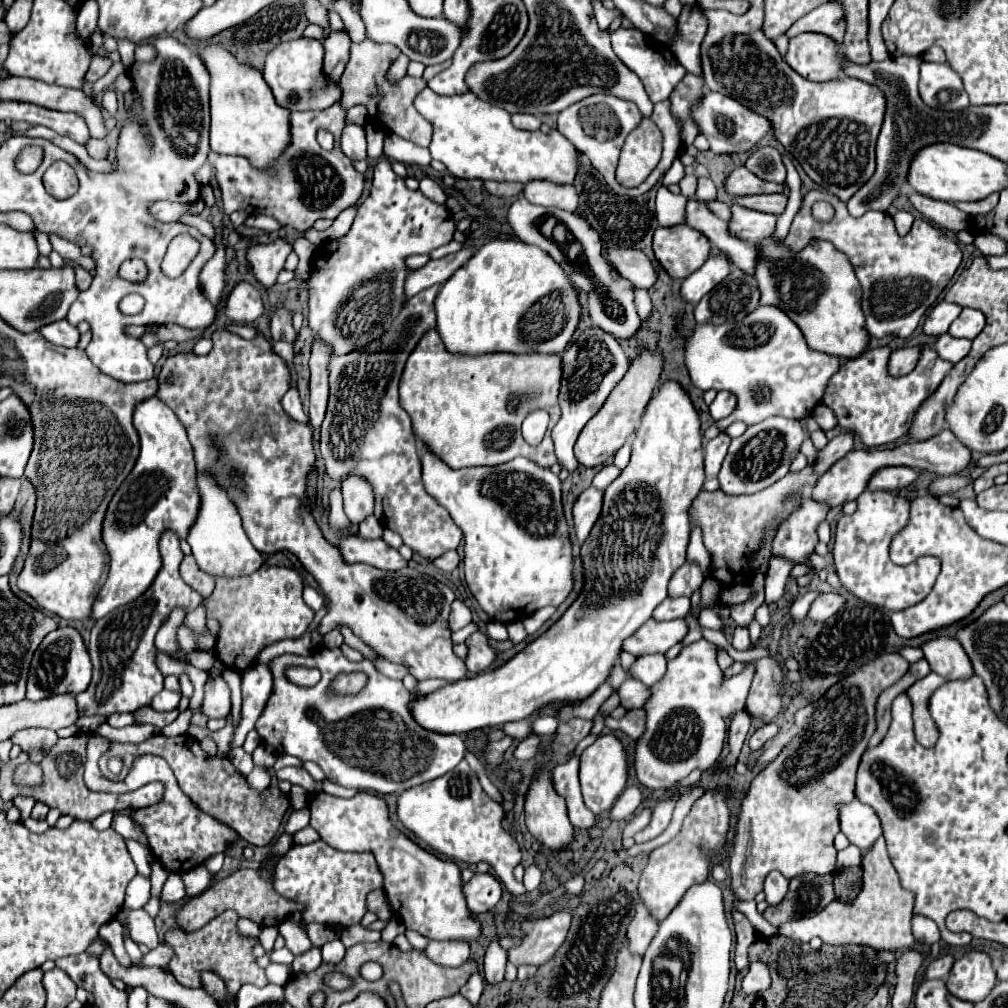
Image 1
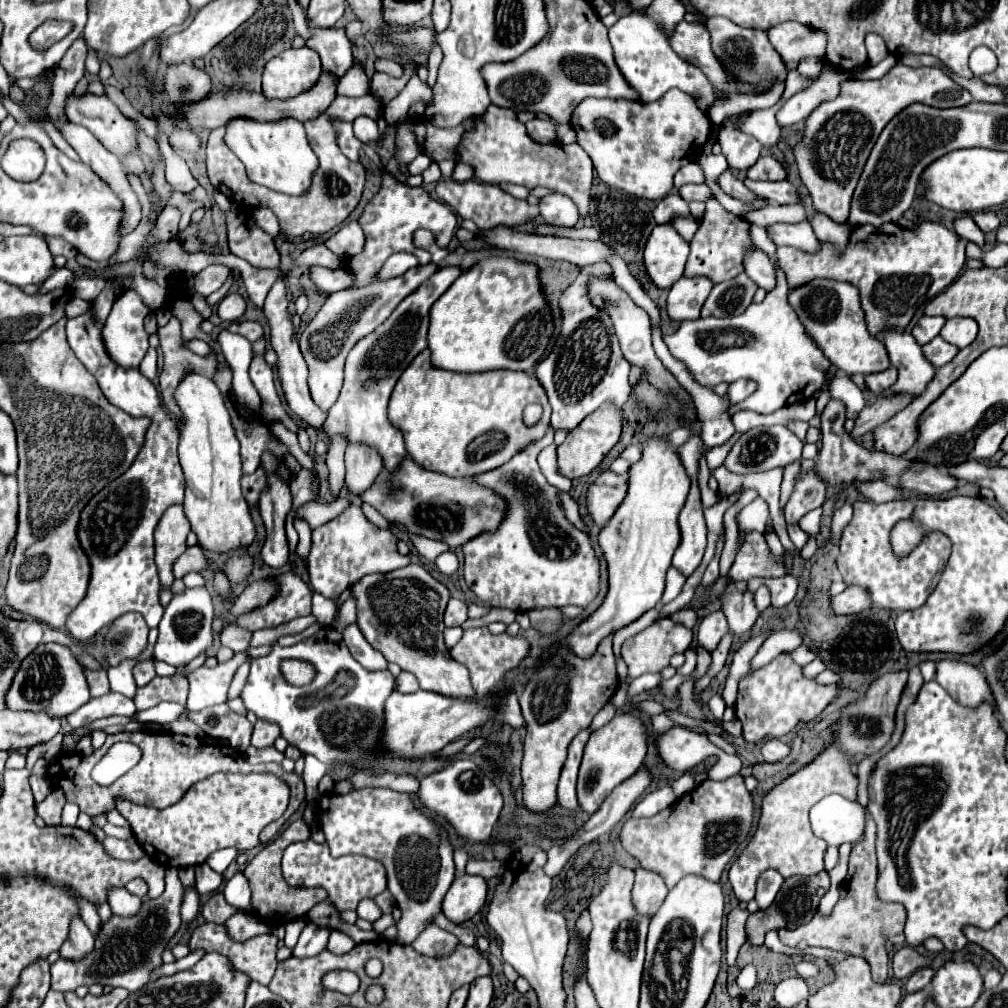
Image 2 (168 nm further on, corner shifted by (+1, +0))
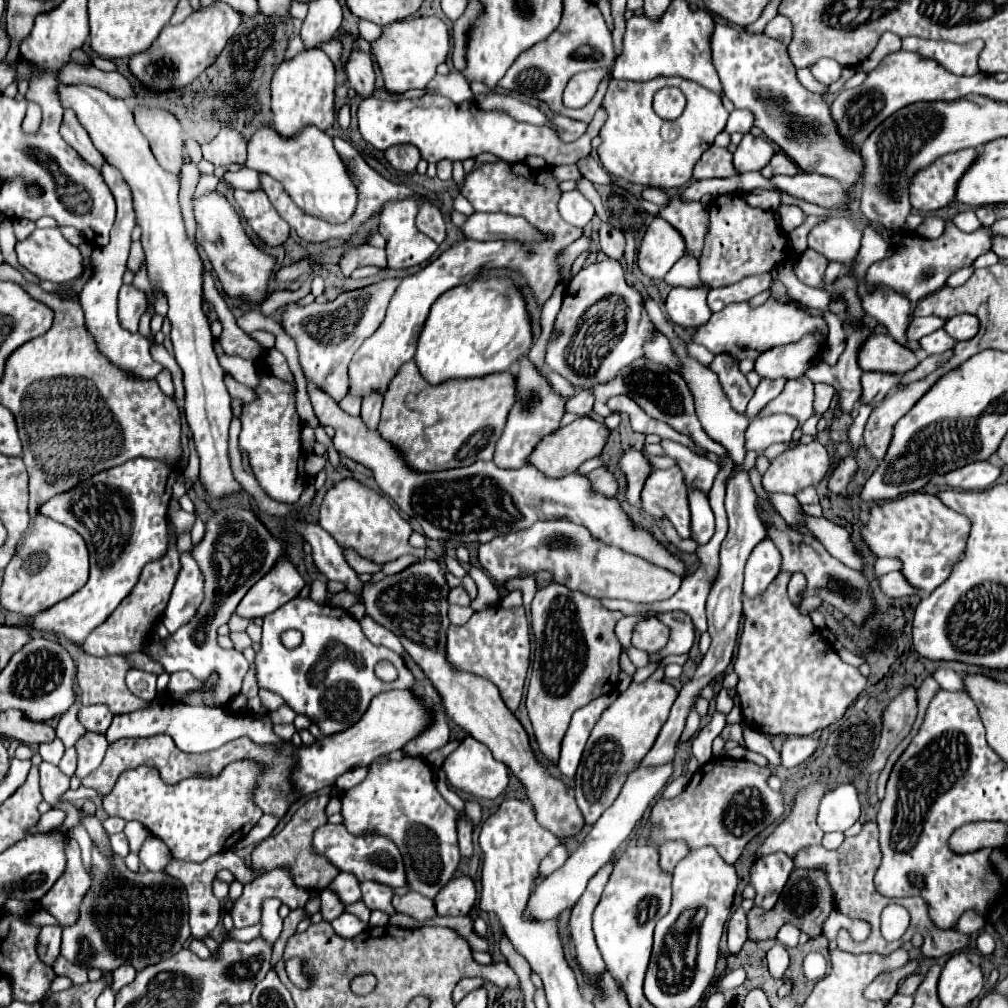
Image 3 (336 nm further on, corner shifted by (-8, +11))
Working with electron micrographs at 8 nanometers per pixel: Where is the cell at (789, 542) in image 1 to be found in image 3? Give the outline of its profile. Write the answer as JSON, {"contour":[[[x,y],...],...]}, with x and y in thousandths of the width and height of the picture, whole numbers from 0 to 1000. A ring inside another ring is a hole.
{"contour":[[[813,439],[791,441],[781,445],[765,457],[765,463],[757,471],[757,483],[765,489],[793,489],[799,483],[814,479],[822,467],[822,449]]]}

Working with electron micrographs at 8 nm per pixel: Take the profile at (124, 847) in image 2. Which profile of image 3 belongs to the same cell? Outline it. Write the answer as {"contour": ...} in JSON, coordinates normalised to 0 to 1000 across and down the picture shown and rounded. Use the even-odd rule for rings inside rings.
{"contour":[[[114,826],[114,828],[110,828],[110,840],[112,840],[112,844],[114,844],[118,850],[126,850],[126,846],[128,846],[128,836],[126,836],[124,826]]]}

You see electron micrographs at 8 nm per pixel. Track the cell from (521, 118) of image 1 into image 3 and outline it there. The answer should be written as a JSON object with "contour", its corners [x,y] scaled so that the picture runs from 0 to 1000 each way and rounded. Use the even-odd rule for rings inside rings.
{"contour":[[[551,114],[547,118],[547,122],[549,122],[549,128],[553,130],[555,138],[559,138],[561,142],[566,142],[566,140],[574,138],[580,132],[580,128],[582,128],[580,122],[564,118],[564,116],[559,116],[559,114]]]}

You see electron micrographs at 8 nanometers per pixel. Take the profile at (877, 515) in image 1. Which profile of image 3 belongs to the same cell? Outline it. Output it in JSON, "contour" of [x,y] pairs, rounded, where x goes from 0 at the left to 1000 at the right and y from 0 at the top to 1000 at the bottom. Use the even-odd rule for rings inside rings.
{"contour":[[[902,489],[894,495],[886,495],[886,497],[876,499],[876,501],[866,501],[862,505],[860,519],[854,523],[854,535],[868,553],[892,555],[894,557],[894,568],[904,578],[904,582],[908,582],[916,590],[922,590],[926,584],[930,584],[941,572],[945,559],[949,559],[951,553],[955,551],[957,537],[961,533],[961,525],[963,525],[961,515],[957,515],[955,511],[938,503],[928,491]]]}

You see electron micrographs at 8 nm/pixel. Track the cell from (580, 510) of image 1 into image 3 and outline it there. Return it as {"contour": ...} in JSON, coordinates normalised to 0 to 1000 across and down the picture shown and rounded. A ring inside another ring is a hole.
{"contour":[[[626,445],[626,447],[620,447],[618,453],[614,455],[614,465],[622,475],[622,485],[620,485],[622,499],[634,501],[634,491],[636,491],[642,471],[646,469],[646,461],[642,459],[642,455],[636,447]]]}

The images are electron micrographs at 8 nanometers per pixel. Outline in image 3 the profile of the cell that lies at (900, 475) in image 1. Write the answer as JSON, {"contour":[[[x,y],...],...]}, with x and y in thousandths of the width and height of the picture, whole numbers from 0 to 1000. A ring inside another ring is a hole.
{"contour":[[[969,457],[961,459],[949,467],[941,467],[938,473],[938,479],[947,485],[963,485],[973,487],[987,479],[987,475],[993,471],[993,465],[981,457]]]}

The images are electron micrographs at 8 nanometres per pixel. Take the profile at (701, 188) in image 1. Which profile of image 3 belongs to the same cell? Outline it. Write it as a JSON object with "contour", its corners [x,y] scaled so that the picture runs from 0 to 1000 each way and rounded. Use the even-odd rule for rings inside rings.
{"contour":[[[733,193],[709,195],[703,201],[703,215],[705,219],[699,233],[697,251],[693,255],[693,275],[701,285],[719,285],[735,279],[741,273],[763,271],[783,251],[783,241],[767,209],[749,207]]]}

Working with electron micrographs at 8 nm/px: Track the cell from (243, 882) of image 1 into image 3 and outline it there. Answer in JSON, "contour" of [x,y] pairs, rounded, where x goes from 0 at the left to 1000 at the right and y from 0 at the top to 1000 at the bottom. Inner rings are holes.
{"contour":[[[320,787],[320,789],[311,791],[305,797],[301,797],[275,828],[265,830],[263,834],[259,834],[253,840],[250,845],[249,860],[259,864],[259,866],[283,860],[283,862],[287,862],[287,866],[289,866],[295,880],[301,880],[305,884],[320,884],[330,874],[330,870],[336,866],[324,852],[318,852],[316,848],[313,848],[309,844],[311,824],[324,816],[324,811],[322,811],[324,795],[326,795],[326,789]]]}

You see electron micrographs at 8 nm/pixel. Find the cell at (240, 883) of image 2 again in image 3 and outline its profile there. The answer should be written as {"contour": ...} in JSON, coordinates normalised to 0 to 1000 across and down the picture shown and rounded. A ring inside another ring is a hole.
{"contour":[[[263,892],[261,896],[261,908],[259,908],[259,930],[263,930],[267,936],[271,936],[279,926],[281,912],[277,910],[277,892]]]}

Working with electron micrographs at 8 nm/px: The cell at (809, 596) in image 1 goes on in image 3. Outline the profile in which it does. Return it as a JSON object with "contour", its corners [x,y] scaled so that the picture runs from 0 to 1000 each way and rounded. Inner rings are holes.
{"contour":[[[872,554],[867,557],[866,564],[872,571],[884,566],[892,566],[894,564],[894,558],[886,554]]]}

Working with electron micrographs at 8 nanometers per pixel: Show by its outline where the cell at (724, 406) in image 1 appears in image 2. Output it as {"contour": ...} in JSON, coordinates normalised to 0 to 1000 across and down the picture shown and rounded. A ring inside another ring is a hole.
{"contour":[[[730,377],[724,381],[724,387],[722,387],[722,395],[726,401],[732,401],[736,397],[740,397],[746,389],[750,387],[750,379],[748,377]]]}

